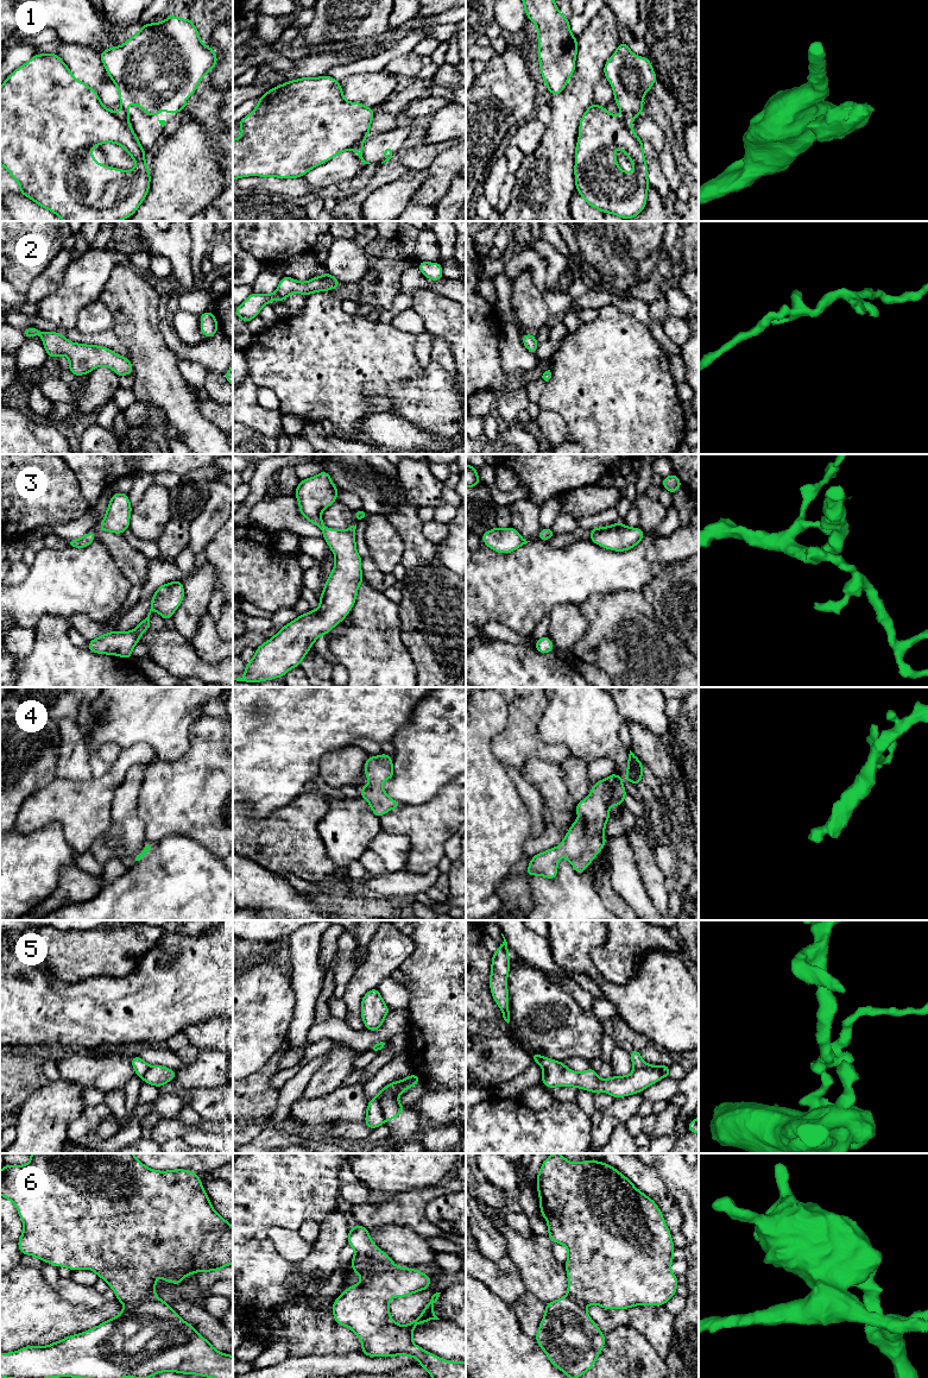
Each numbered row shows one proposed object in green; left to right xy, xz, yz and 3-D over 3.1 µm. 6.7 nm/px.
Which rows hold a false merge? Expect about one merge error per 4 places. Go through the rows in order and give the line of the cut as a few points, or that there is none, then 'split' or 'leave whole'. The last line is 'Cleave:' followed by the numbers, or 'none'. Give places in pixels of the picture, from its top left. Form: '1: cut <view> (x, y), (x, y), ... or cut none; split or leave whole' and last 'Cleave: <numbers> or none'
1: cut xy (120, 112), (127, 121); split
2: cut none; leave whole
3: cut none; leave whole
4: cut none; leave whole
5: cut yz (636, 1068), (656, 1068), (664, 1076); split
6: cut xz (355, 1252), (370, 1256), (383, 1266), (396, 1266); split
Cleave: 1, 5, 6

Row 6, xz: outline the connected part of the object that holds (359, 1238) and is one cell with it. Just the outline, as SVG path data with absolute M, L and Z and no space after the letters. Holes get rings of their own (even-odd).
M361 1225L348 1231L348 1245L354 1248L355 1253L371 1257L383 1267L396 1267L393 1260L373 1242L368 1229Z

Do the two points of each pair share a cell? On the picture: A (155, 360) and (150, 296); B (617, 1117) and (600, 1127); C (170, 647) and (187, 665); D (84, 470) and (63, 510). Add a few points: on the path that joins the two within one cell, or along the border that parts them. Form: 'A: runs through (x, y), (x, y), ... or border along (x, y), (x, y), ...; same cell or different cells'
A: runs through (147, 345), (147, 312); same cell
B: runs through (613, 1117), (604, 1124); same cell
C: runs through (174, 652), (182, 660); same cell
D: border along (68, 466), (79, 483), (82, 496), (90, 505); different cells

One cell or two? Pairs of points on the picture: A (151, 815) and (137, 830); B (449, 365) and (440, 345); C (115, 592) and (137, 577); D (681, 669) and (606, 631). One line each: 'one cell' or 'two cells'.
A: two cells
B: one cell
C: two cells
D: one cell

